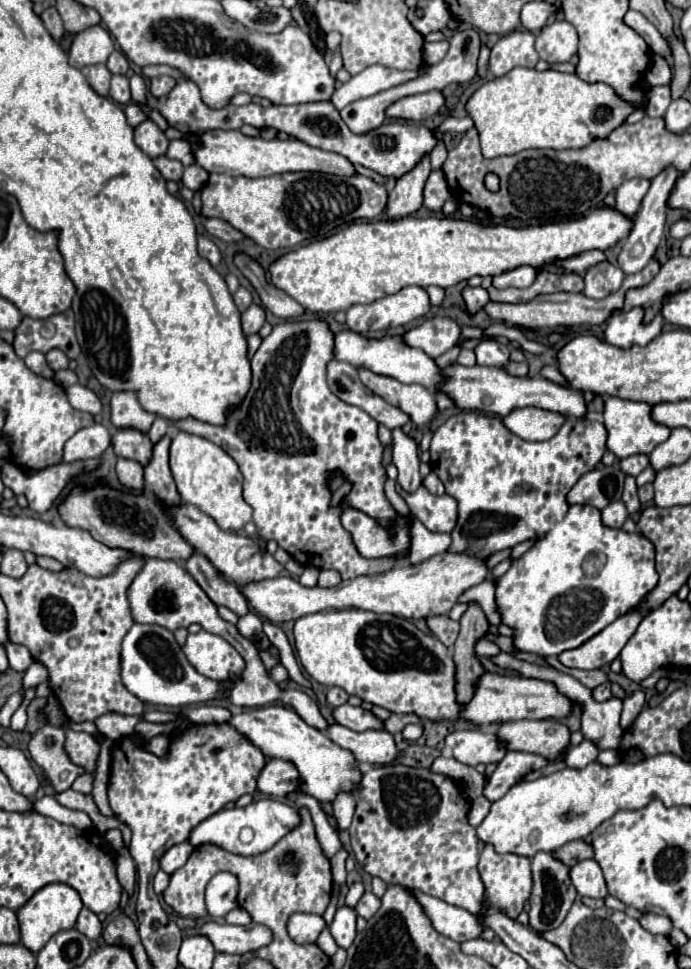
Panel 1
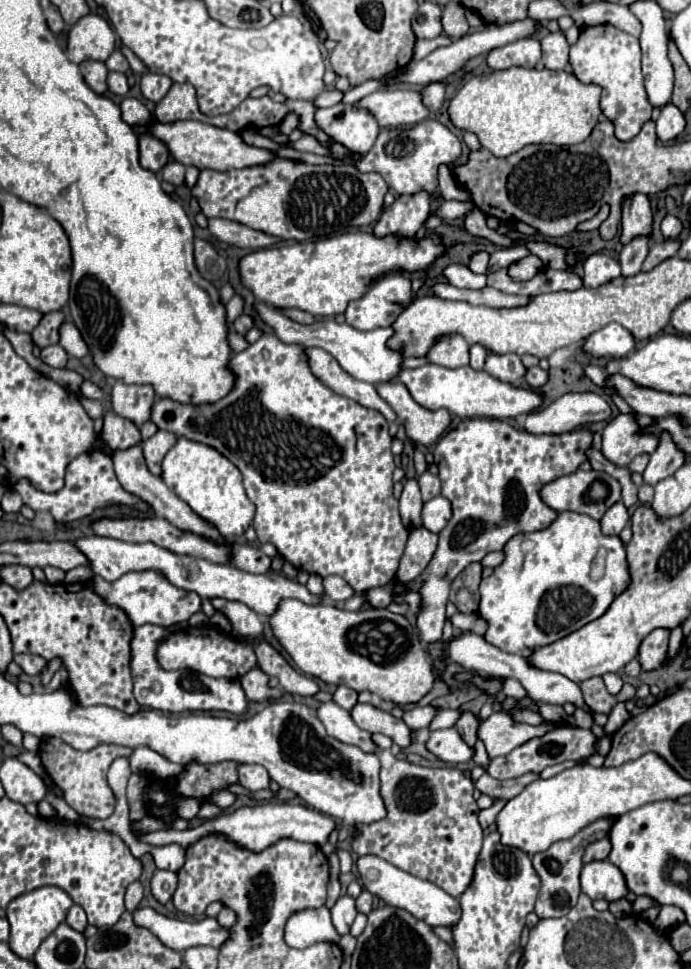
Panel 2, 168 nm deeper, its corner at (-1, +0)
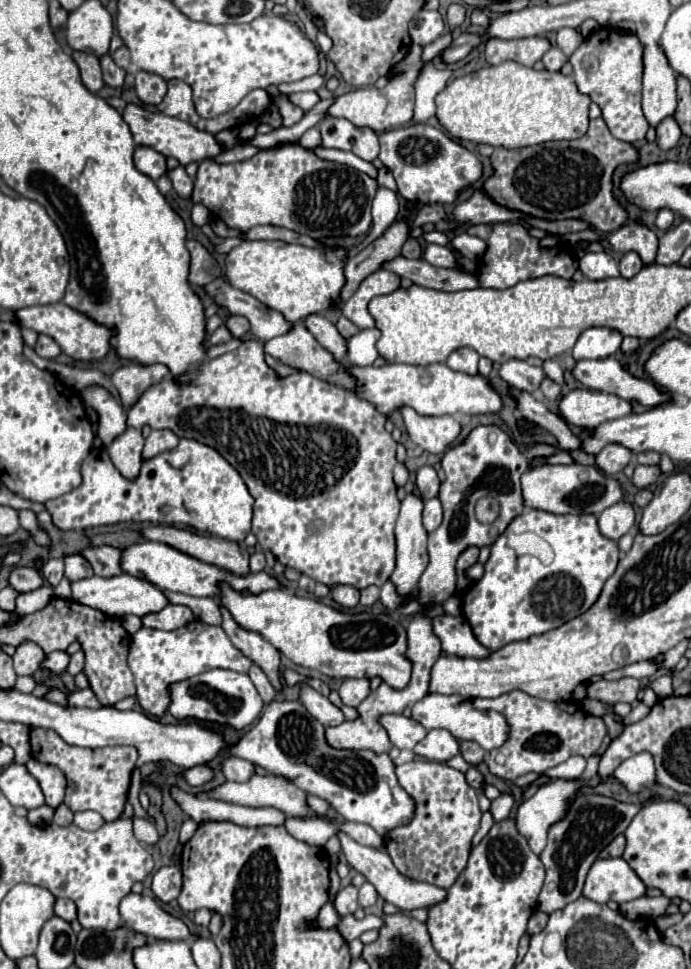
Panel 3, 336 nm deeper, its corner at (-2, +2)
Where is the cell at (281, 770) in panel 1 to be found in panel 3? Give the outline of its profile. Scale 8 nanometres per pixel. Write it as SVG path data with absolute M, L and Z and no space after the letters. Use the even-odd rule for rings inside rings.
M227 757L223 763L223 773L229 781L249 781L249 777L255 775L255 765L245 759Z

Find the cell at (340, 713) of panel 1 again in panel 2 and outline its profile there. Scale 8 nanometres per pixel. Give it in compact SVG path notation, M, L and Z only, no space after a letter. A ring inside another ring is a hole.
M358 703L350 713L354 723L368 733L384 733L402 749L412 743L412 729L402 719L392 717L388 711L376 709L368 703Z

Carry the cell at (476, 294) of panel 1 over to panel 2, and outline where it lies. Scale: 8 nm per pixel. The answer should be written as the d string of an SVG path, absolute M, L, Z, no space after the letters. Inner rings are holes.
M452 263L444 269L444 277L448 279L448 283L460 287L460 289L480 289L486 287L486 275L476 275L472 273L466 265L460 263Z

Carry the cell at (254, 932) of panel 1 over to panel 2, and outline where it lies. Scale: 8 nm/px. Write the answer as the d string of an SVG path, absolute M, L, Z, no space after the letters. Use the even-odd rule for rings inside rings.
M138 907L132 913L134 923L138 927L146 927L152 931L168 949L186 951L196 945L220 947L224 939L228 939L228 929L220 927L216 919L202 919L198 923L188 923L180 919L170 919L152 907Z

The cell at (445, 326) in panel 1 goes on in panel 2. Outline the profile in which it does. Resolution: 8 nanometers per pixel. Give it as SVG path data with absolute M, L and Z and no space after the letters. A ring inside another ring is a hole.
M448 335L438 339L430 353L428 353L428 361L448 367L448 369L458 369L470 363L470 353L468 353L470 345L460 337L460 335Z

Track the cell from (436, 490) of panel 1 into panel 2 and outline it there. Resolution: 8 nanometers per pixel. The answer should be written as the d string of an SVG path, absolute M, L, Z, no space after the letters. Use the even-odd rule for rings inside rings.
M426 471L418 477L418 485L420 485L424 501L430 501L432 497L440 495L440 479L436 475L432 475L430 471Z

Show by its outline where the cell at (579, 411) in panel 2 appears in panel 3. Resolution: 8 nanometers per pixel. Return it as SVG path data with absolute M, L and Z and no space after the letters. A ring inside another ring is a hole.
M573 389L559 401L559 415L571 423L581 427L597 427L601 421L619 419L631 413L631 403L603 391L591 389Z

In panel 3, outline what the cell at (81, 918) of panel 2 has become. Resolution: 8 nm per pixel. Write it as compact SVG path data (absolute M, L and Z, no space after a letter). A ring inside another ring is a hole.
M57 899L55 903L55 915L65 919L67 923L71 923L77 917L77 905L69 899Z

